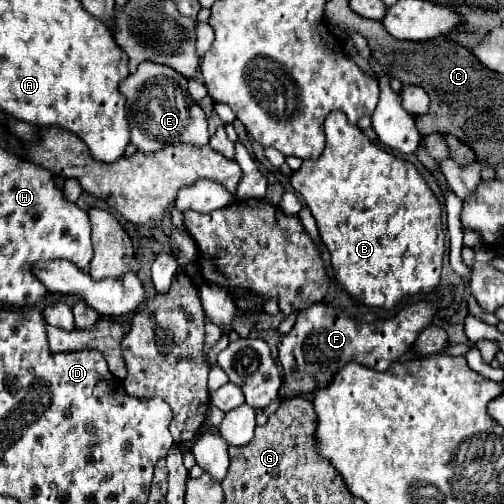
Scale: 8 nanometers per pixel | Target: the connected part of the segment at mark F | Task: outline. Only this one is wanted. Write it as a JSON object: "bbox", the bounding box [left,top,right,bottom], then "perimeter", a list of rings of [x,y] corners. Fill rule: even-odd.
{"bbox":[278,302,436,400],"perimeter":[[[428,302],[406,306],[396,318],[378,320],[372,324],[354,324],[354,318],[338,312],[330,304],[312,304],[300,310],[292,330],[278,342],[278,360],[284,376],[280,386],[280,398],[290,400],[298,394],[312,394],[318,388],[326,388],[334,374],[348,362],[358,362],[374,370],[386,370],[392,362],[406,356],[418,332],[430,326],[436,308]]]}

